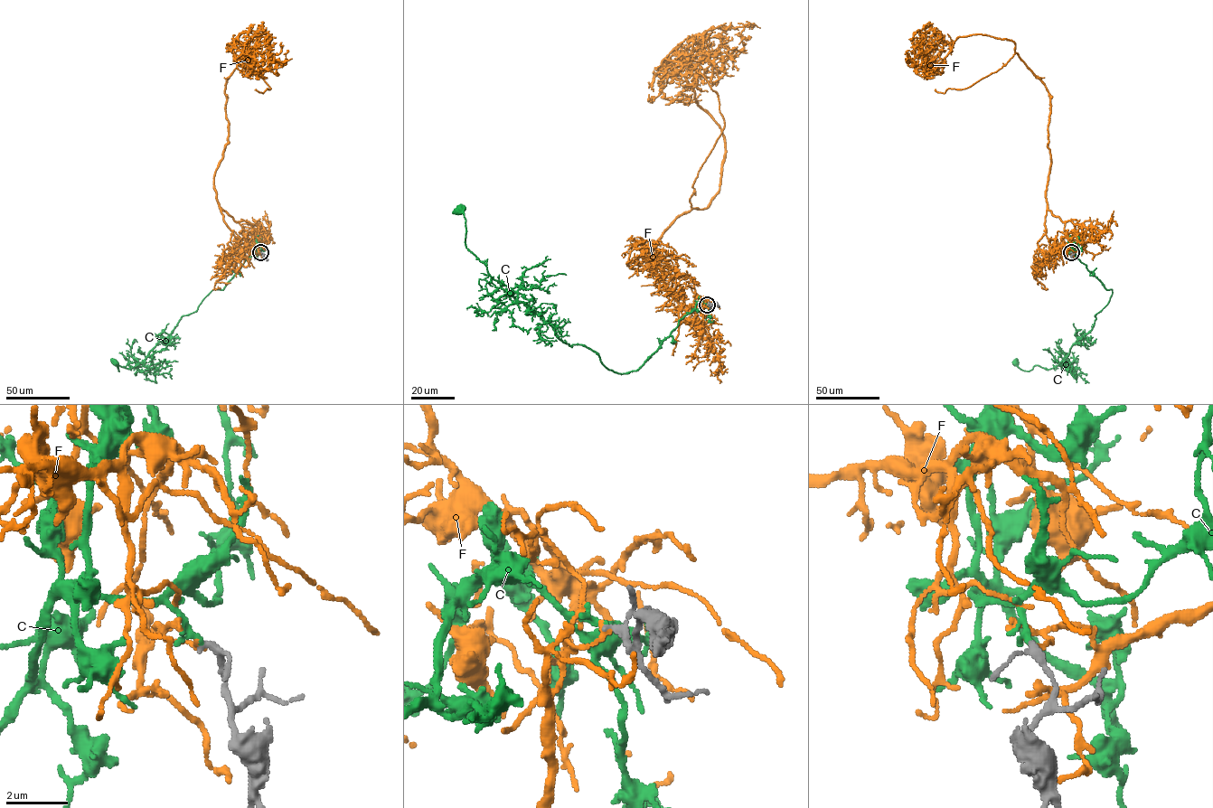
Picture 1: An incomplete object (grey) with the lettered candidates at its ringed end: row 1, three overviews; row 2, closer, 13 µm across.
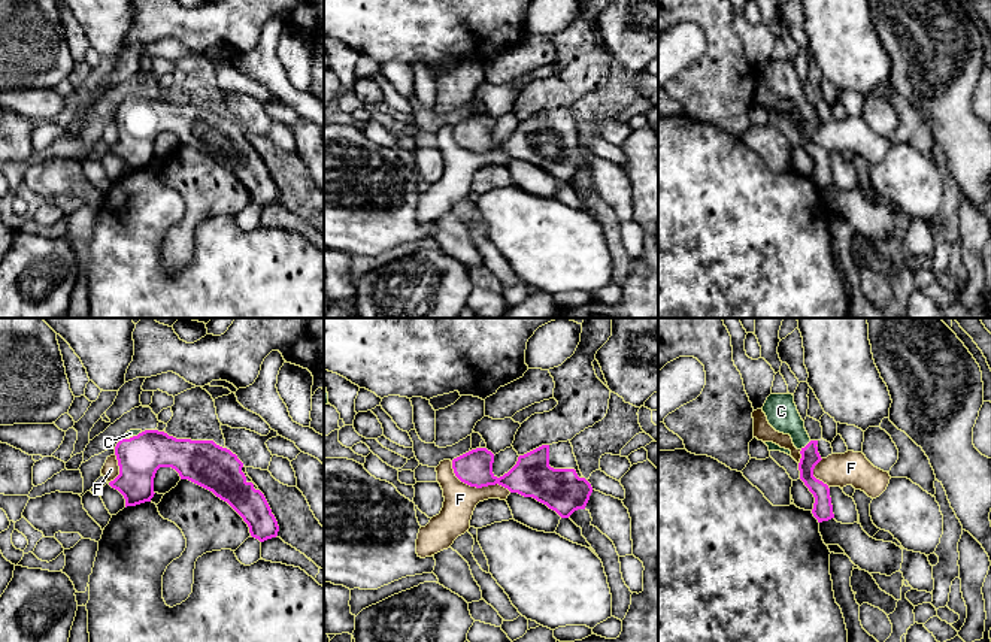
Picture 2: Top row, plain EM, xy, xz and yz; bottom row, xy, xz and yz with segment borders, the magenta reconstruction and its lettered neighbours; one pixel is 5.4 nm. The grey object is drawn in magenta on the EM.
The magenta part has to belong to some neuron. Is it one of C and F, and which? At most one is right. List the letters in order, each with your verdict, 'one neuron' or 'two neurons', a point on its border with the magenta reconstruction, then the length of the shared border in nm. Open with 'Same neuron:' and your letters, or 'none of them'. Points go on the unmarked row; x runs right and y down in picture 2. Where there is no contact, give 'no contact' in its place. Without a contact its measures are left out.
Same neuron: C
C: one neuron; meets magenta in yz at (806, 111); contact 80 nm long
F: two neurons; meets magenta in xz at (476, 153); contact 360 nm long

